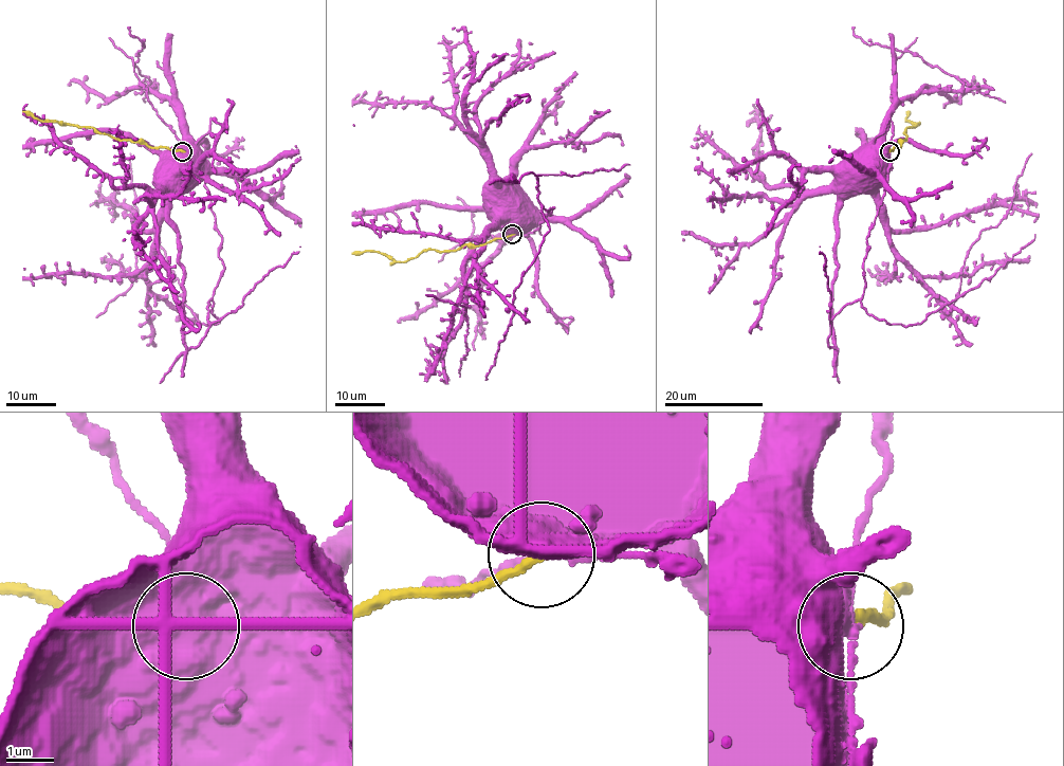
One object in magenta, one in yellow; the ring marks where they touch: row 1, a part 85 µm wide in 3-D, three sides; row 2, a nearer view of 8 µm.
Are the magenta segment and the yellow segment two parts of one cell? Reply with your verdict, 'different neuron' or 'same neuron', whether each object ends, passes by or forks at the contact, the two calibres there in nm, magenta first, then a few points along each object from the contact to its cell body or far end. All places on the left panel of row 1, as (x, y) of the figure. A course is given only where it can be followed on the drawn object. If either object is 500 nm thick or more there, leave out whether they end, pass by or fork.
different neuron; magenta passes by; yellow ends; calibres 400 and 240 nm; course magenta (182, 150), (159, 177), (160, 188), (166, 184); course yellow (182, 151), (117, 139), (86, 127), (39, 121), (23, 110)

